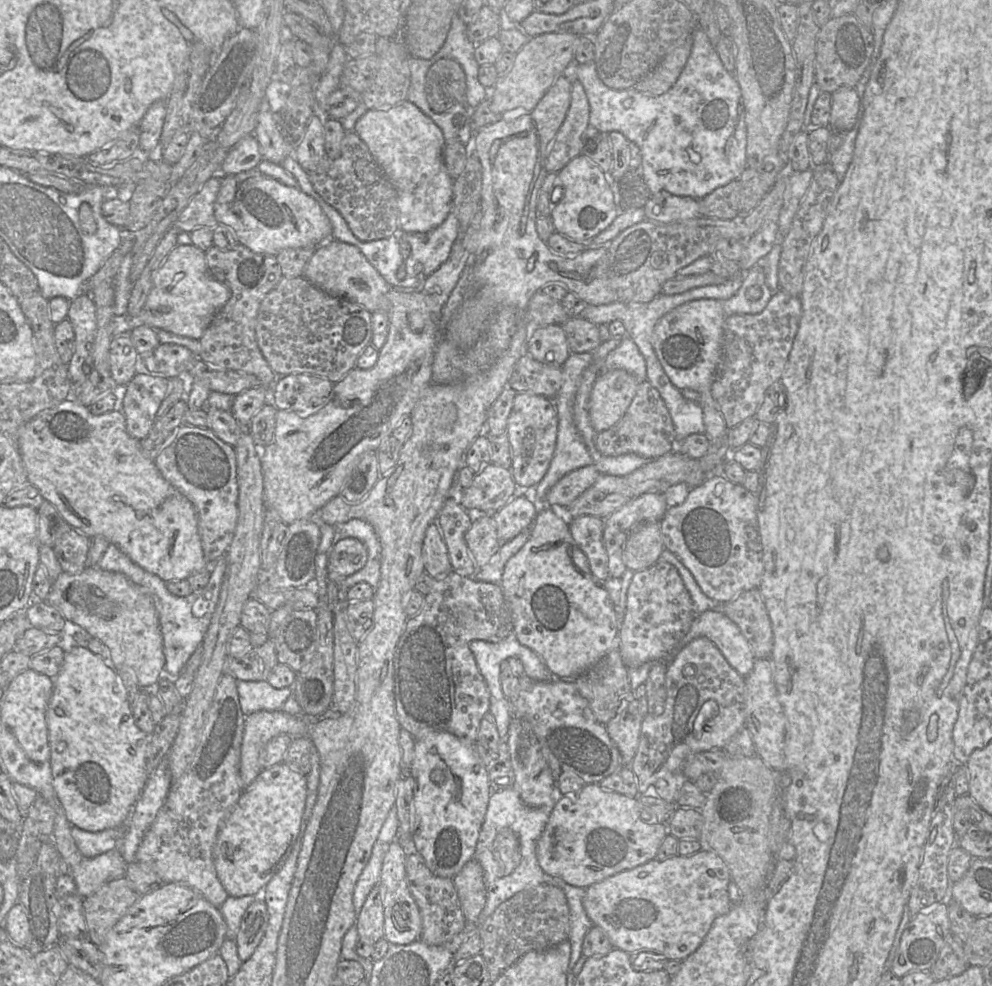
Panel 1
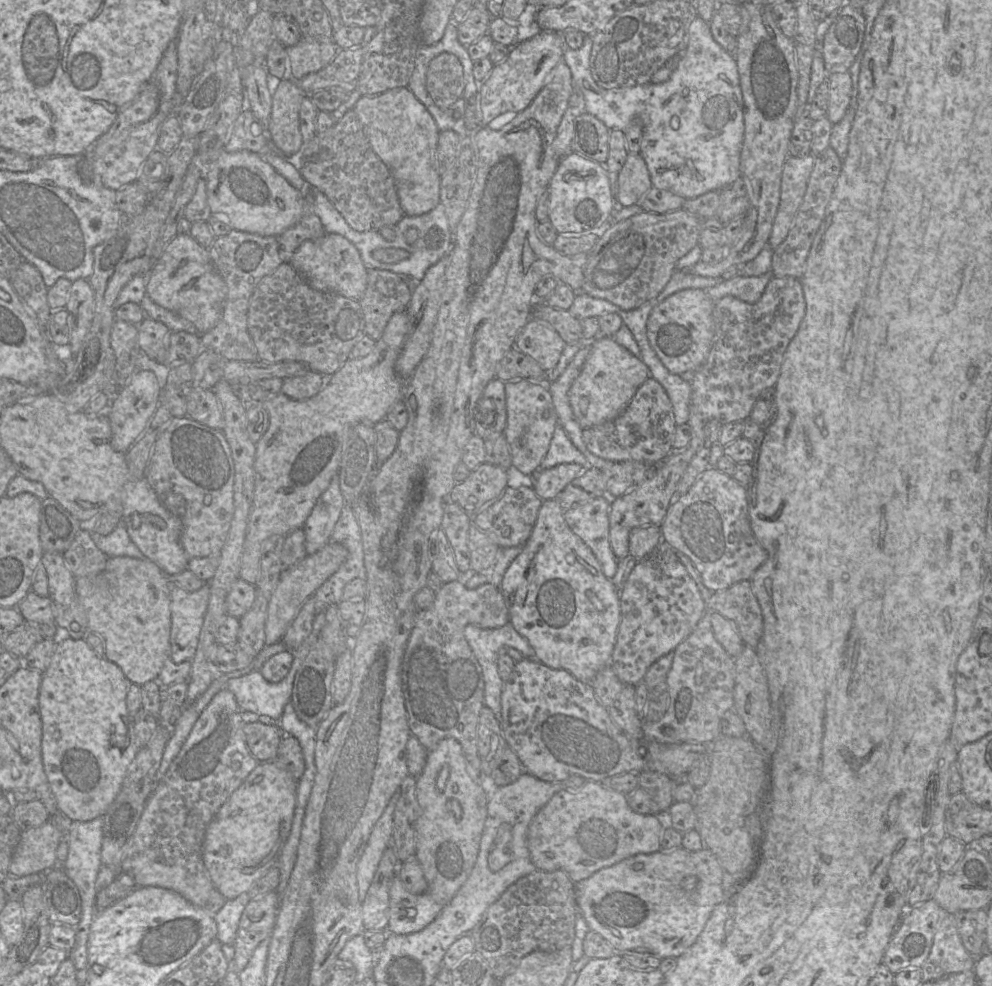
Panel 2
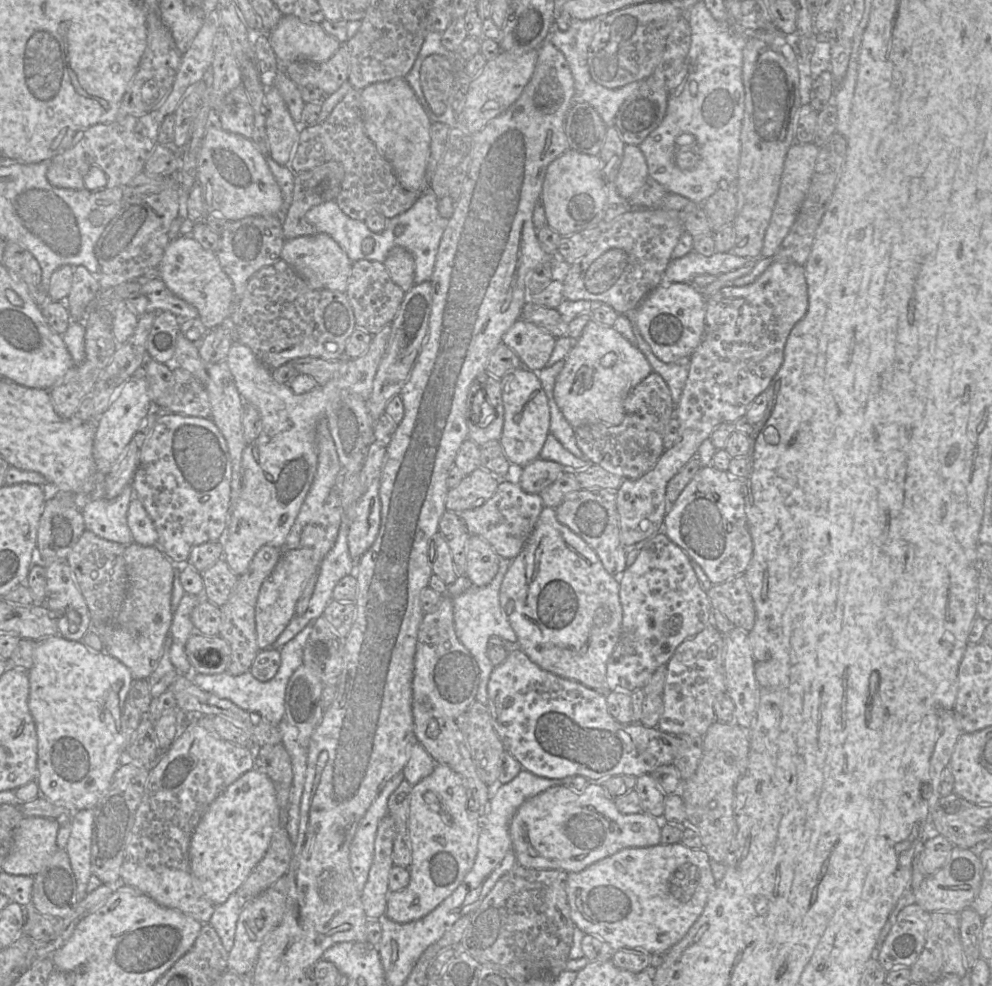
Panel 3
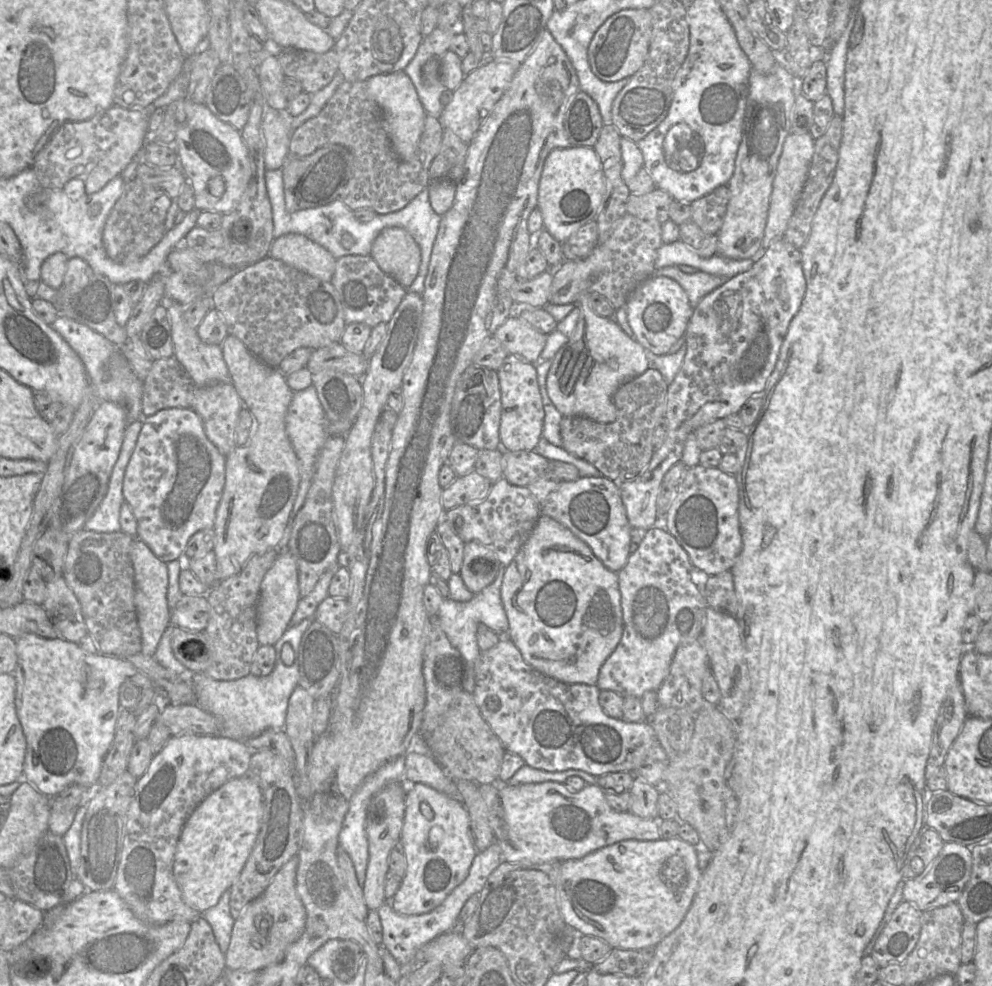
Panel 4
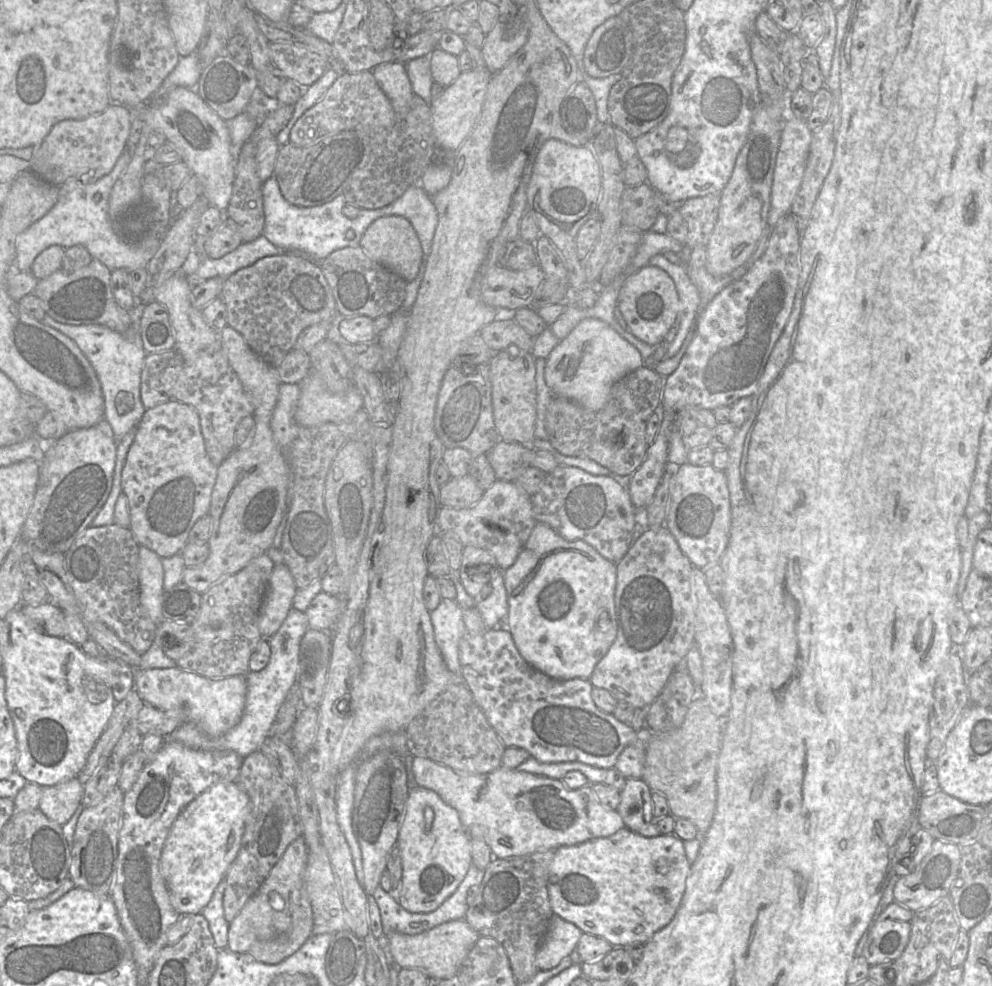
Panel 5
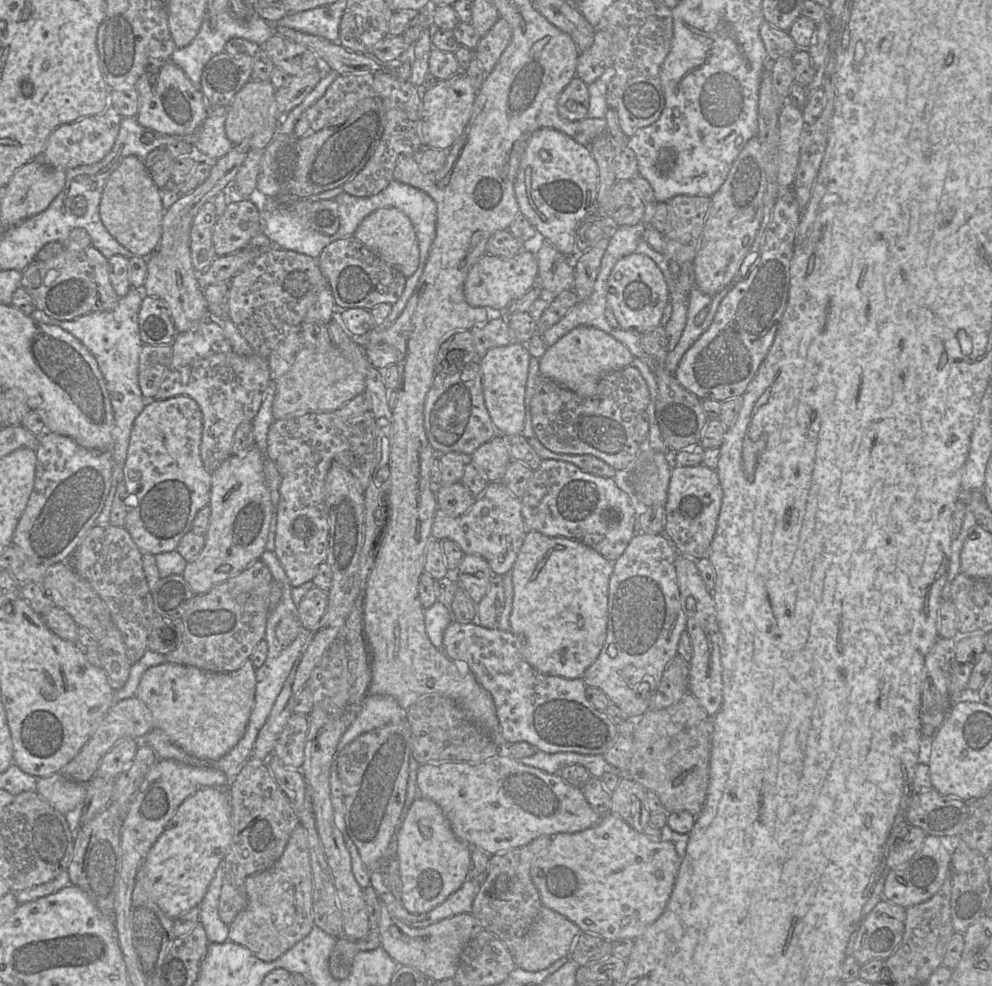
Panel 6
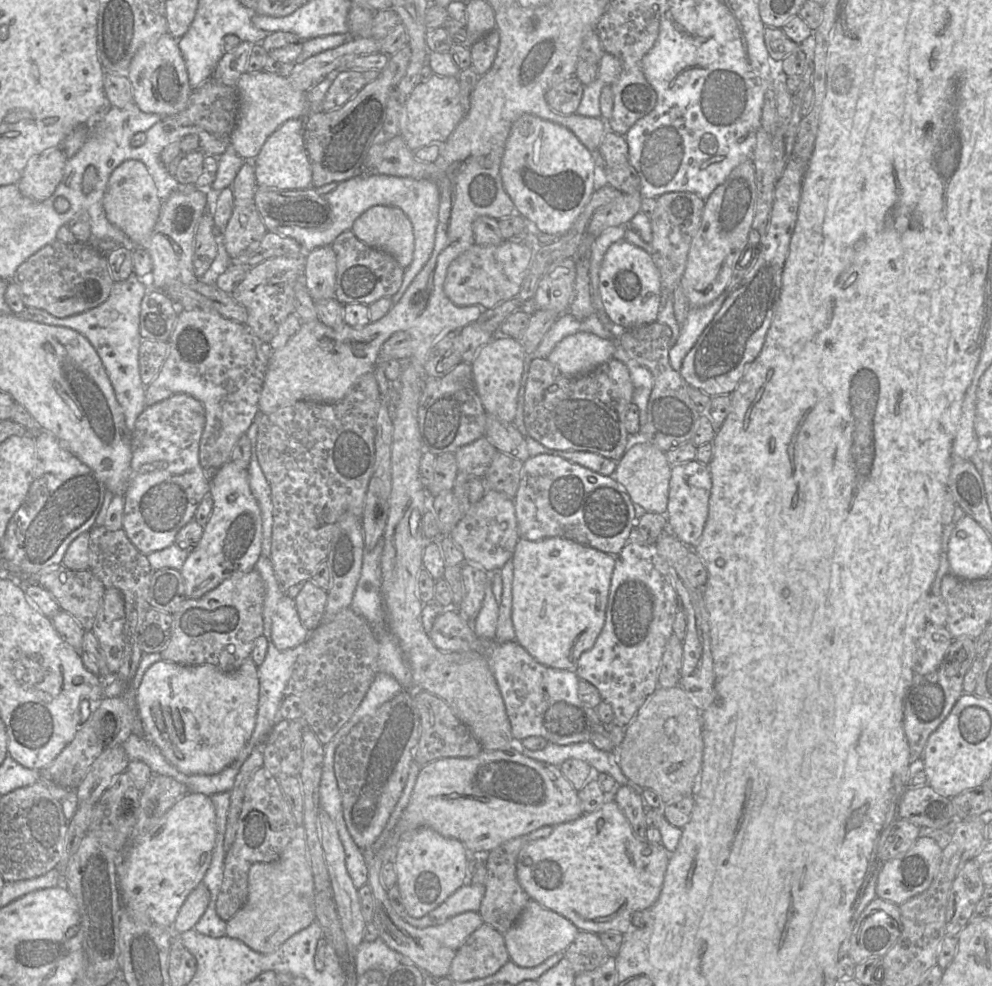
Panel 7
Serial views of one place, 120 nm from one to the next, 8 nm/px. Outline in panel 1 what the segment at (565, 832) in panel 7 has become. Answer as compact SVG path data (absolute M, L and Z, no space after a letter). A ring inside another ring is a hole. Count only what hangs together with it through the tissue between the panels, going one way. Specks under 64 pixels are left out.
M711 849L666 860L654 858L621 871L586 888L585 911L601 927L614 948L631 955L658 953L683 961L701 945L714 920L726 914L732 902L728 884L731 873L724 860Z

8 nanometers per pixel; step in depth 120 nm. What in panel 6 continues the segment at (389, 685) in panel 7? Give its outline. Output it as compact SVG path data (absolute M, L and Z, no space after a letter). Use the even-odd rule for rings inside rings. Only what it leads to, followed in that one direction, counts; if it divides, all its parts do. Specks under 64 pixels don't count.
M367 694L360 712L342 735L337 745L336 755L339 756L343 748L361 734L398 722L405 717L406 710L399 705L393 696Z

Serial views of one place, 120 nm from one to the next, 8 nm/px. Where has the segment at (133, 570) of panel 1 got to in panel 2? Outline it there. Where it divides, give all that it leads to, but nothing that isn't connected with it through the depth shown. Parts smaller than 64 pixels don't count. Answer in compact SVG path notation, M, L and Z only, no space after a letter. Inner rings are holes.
M123 519L118 522L110 534L104 536L91 531L90 536L97 548L108 557L128 556L141 560L146 559L130 539ZM169 582L170 587L170 610L171 610L171 629L170 629L170 657L176 664L190 661L196 652L204 617L208 608L210 589L209 583L197 591L188 592L174 583Z

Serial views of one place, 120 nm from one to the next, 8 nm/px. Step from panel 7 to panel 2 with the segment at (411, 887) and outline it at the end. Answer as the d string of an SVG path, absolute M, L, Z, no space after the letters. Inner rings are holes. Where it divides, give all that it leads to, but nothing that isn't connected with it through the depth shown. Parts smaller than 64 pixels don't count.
M442 739L433 750L428 752L426 764L421 774L416 777L415 792L419 805L419 816L415 822L415 857L422 867L428 888L423 894L412 894L405 889L397 875L393 878L389 889L388 925L386 929L388 933L405 935L424 929L438 916L442 908L450 902L466 881L477 859L487 817L487 804L490 795L490 790L486 786L487 782L491 784L492 789L497 786L493 785L488 779L474 780L469 775L462 746L456 739ZM445 767L449 769L449 776L443 789L438 789L437 777ZM454 785L457 785L457 792L453 792Z

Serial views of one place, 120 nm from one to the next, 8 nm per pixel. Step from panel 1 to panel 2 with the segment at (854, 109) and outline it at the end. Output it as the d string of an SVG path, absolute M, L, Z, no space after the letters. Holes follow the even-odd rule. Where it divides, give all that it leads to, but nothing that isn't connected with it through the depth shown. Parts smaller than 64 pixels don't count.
M849 71L828 74L830 86L827 117L832 124L838 123L845 115L851 98L852 81Z

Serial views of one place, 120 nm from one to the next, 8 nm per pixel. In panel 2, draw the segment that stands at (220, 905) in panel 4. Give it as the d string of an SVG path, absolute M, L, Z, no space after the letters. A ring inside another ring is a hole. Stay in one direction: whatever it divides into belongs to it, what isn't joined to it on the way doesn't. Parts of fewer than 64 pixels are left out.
M242 893L231 900L226 899L222 908L214 915L217 925L216 939L221 944L234 946L240 918L249 901L248 893Z

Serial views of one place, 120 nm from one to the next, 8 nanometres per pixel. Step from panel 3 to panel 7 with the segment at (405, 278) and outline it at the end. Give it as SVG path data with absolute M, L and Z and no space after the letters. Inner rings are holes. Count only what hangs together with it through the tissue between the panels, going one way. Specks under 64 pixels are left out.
M373 206L355 220L351 230L366 245L389 253L402 268L412 263L413 227L400 208Z

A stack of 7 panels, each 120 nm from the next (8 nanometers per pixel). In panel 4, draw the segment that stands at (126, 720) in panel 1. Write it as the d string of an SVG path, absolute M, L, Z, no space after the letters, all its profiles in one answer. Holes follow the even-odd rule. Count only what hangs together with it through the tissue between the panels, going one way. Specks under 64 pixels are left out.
M24 633L16 640L17 665L13 671L16 680L15 706L18 719L26 738L26 753L23 764L23 780L32 783L41 793L52 798L60 794L67 787L73 784L83 785L90 788L95 785L100 777L104 759L109 752L114 740L116 721L120 711L119 690L120 686L127 681L133 682L140 688L156 687L154 682L135 666L133 666L126 658L105 655L102 653L88 653L81 648L78 643L67 641L61 637L45 638L34 633Z

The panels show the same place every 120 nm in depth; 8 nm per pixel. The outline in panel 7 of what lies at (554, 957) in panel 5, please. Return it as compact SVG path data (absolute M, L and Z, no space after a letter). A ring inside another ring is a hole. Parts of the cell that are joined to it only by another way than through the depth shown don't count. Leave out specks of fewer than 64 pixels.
M530 899L519 919L503 937L510 960L518 966L530 968L538 966L556 953L564 952L579 932L569 919Z

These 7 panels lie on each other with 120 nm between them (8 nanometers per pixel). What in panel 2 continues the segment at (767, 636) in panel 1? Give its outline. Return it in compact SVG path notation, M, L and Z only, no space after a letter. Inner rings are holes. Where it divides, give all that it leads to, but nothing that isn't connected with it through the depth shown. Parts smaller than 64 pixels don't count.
M751 580L713 592L707 610L717 611L730 620L744 644L755 650L763 634L763 615Z

